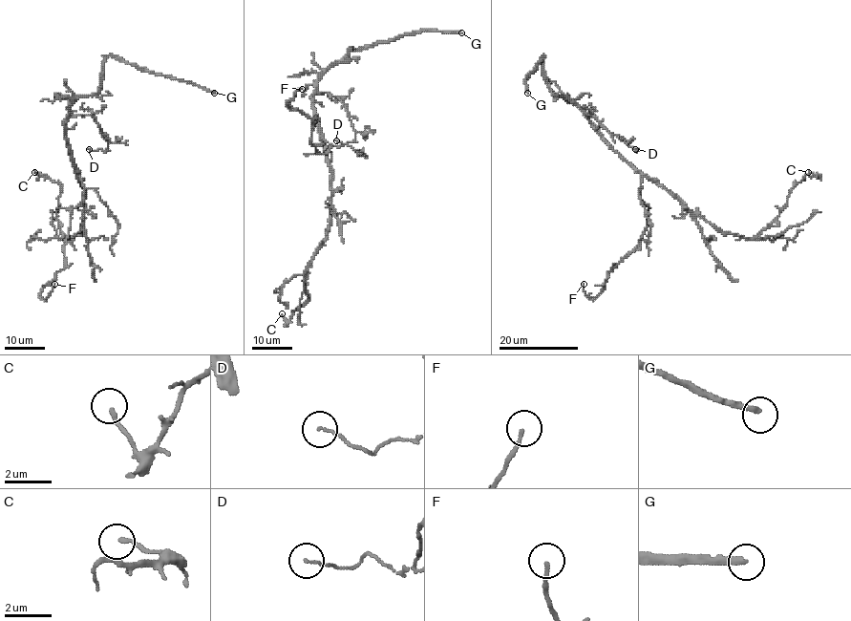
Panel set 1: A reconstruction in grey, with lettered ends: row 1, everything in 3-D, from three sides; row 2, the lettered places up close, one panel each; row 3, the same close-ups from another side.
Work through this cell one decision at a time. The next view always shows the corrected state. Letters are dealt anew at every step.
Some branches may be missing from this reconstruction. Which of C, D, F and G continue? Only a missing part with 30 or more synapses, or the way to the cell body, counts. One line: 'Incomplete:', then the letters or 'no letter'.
Incomplete: G

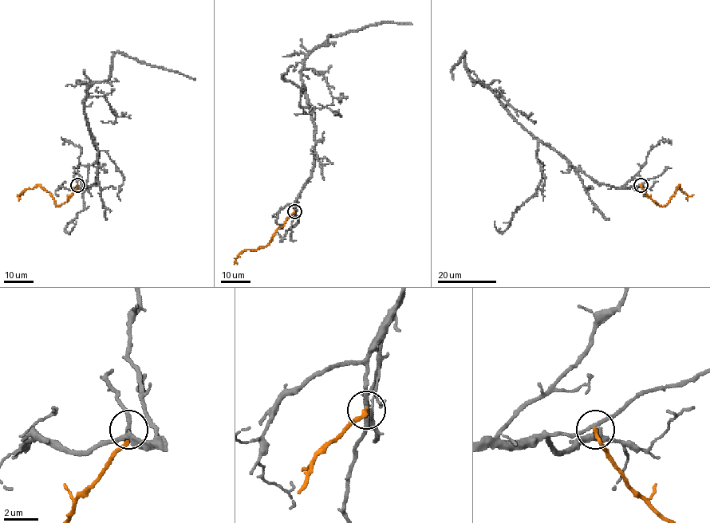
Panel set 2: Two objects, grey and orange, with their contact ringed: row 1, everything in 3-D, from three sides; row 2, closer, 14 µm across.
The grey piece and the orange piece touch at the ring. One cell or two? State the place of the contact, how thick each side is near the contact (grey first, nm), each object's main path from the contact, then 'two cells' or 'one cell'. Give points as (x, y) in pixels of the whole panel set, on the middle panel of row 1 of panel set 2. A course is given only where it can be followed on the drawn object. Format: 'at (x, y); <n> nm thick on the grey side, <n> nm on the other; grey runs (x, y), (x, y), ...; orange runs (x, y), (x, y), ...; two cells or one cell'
at (294, 211); 200 nm thick on the grey side, 220 nm on the other; grey runs (294, 211), (310, 177), (314, 143), (303, 61), (329, 35), (381, 22), (412, 24); orange runs (294, 211), (266, 245), (243, 250), (236, 259), (237, 264); two cells

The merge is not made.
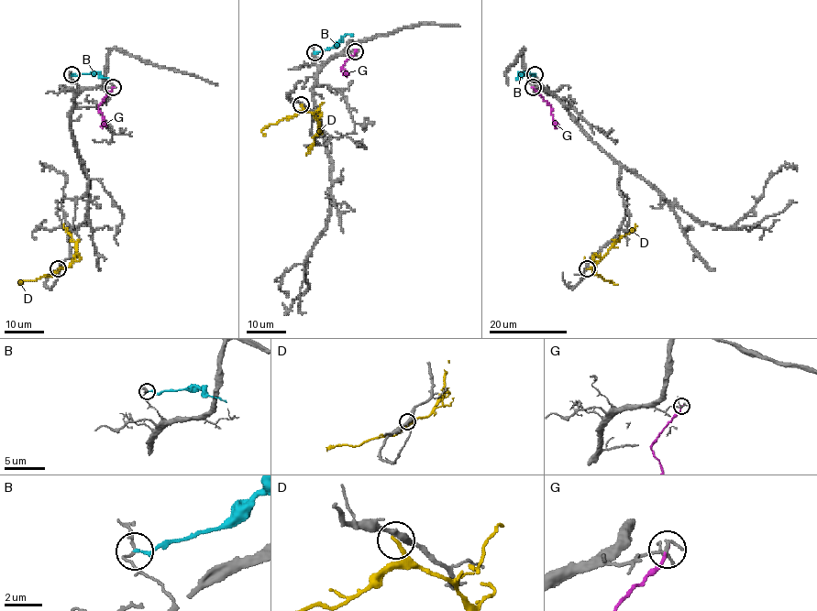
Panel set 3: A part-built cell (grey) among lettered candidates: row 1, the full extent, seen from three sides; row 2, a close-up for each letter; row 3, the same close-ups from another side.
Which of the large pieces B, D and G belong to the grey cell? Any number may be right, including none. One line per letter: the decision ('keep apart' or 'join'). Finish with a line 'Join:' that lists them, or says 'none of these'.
B: keep apart
D: keep apart
G: keep apart
Join: none of these

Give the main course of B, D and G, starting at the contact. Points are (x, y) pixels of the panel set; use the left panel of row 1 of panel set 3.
B: (71, 74), (99, 74), (111, 80)
D: (58, 269), (67, 267), (75, 256), (76, 244), (62, 224)
G: (113, 88), (99, 106), (103, 116), (102, 127)

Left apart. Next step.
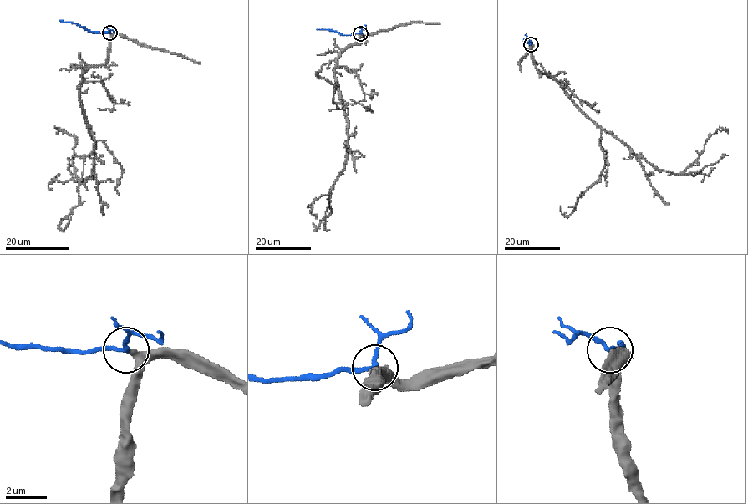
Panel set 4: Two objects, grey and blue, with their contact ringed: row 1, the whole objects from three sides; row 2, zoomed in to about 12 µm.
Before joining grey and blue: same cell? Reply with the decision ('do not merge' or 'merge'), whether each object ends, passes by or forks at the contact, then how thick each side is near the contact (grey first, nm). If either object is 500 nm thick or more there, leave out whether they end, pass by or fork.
merge; grey passes by; blue passes by; calibres 240 and 190 nm

